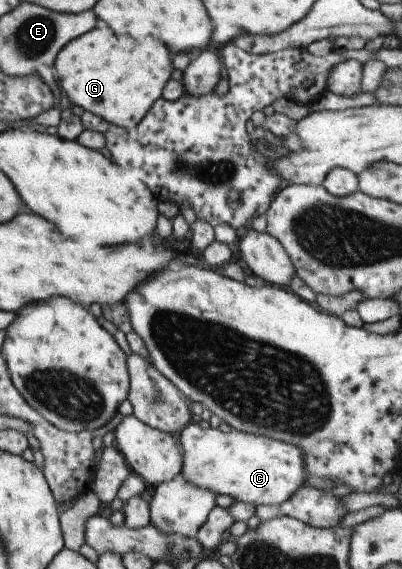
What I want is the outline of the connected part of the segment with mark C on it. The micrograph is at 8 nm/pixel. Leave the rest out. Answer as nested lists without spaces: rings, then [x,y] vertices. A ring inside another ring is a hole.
[[[195,424],[185,425],[176,438],[182,454],[179,477],[190,485],[210,490],[214,495],[229,496],[234,501],[275,506],[303,488],[301,479],[307,477],[302,467],[302,453],[295,445],[283,441],[235,429],[229,432],[211,427],[201,429]]]

